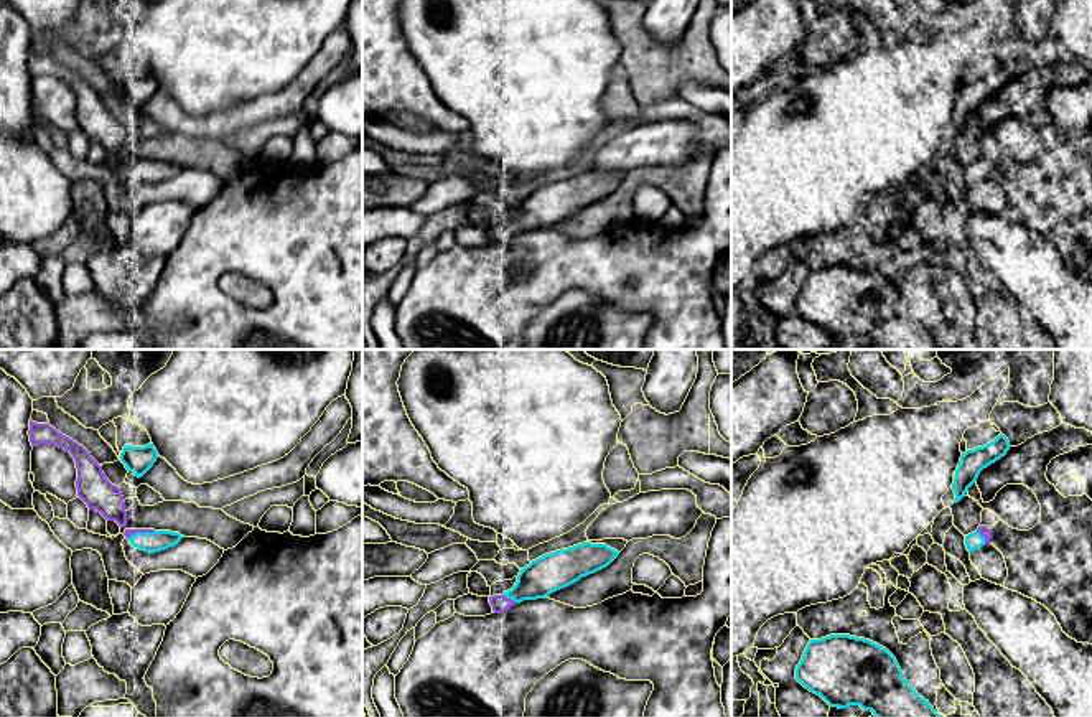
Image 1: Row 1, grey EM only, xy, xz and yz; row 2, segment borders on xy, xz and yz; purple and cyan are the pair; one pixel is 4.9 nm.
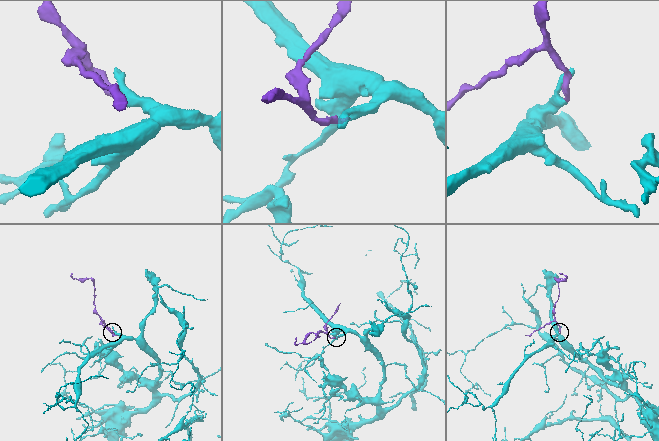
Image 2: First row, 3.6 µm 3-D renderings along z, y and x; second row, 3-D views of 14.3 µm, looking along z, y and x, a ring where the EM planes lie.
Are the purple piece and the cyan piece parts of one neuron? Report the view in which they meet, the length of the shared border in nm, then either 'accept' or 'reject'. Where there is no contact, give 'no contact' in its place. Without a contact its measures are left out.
meets purple in yz; contact 80 nm long; accept

